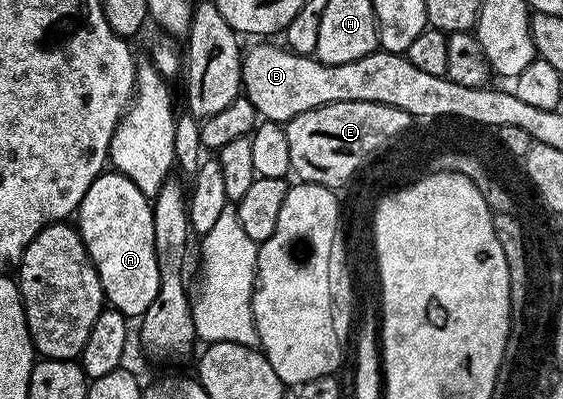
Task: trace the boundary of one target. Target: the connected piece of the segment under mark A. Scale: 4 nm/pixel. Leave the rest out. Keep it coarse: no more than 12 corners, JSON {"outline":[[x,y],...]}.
{"outline":[[99,173],[77,209],[106,303],[143,316],[159,288],[149,197]]}

